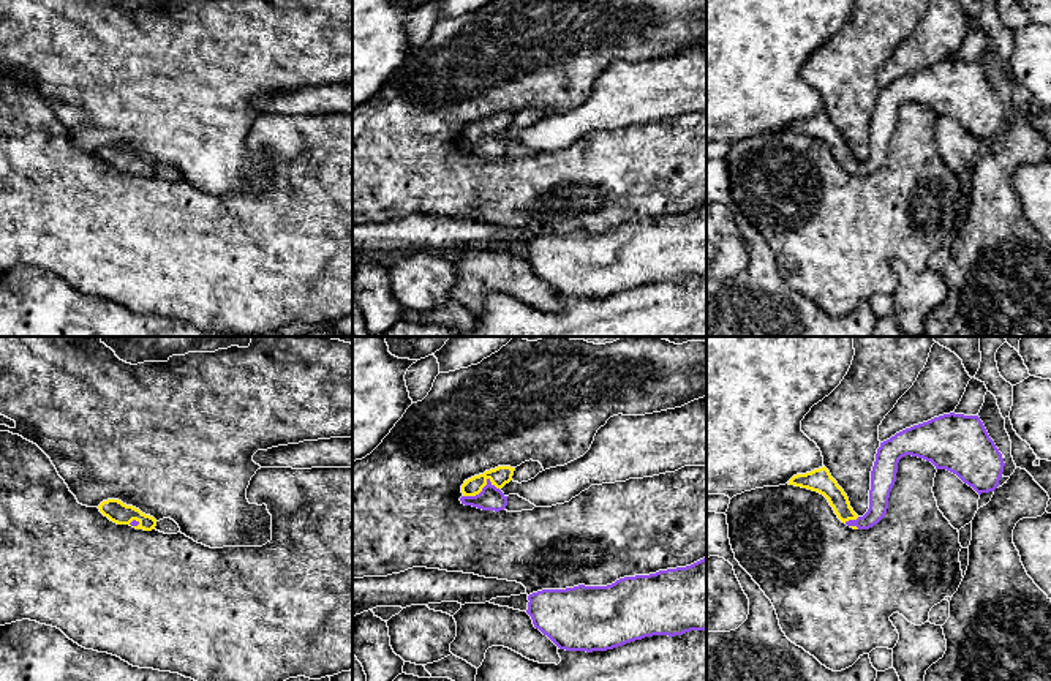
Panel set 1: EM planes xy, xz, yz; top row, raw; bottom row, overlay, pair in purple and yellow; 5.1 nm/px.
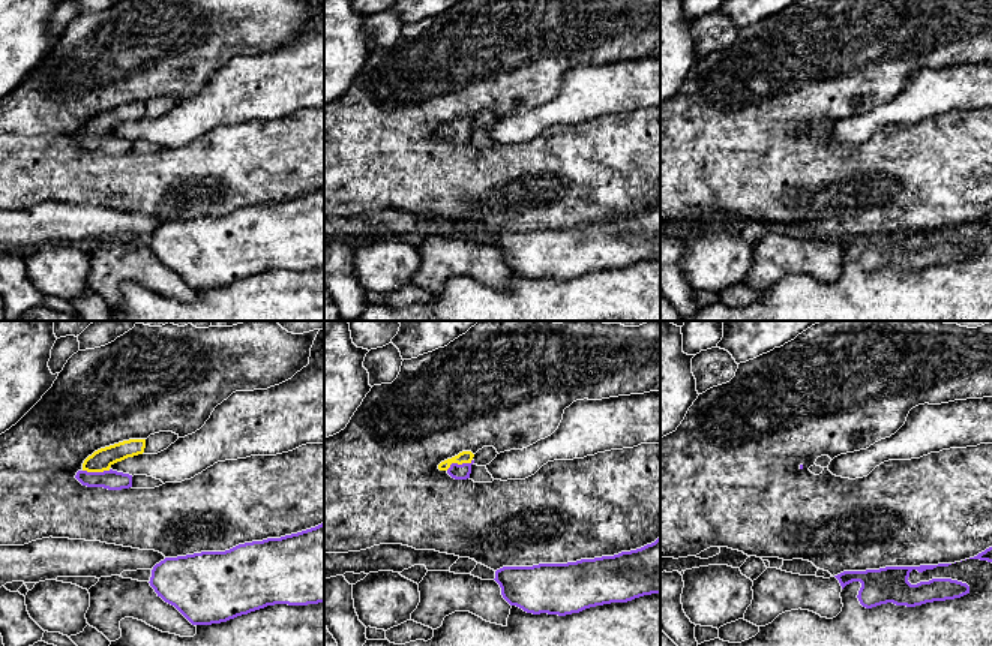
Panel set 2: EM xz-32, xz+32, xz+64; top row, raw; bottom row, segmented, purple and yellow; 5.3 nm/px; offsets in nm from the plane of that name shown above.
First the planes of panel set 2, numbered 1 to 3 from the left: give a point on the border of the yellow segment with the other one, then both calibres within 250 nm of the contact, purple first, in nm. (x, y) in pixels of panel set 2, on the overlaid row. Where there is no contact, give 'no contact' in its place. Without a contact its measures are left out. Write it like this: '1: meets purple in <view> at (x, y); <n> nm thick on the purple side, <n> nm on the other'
1: meets purple in xz-32 at (96, 472); 110 nm thick on the purple side, 120 nm on the other
2: meets purple in xz+32 at (456, 463); 80 nm thick on the purple side, 60 nm on the other
3: no contact

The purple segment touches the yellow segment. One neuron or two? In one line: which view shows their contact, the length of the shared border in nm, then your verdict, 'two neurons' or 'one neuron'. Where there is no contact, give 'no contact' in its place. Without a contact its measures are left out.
xz | 190 nm | one neuron

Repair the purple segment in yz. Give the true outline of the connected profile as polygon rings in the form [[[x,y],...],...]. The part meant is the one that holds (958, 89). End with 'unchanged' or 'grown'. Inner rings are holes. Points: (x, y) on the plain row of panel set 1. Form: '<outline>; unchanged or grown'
[[[944,60],[906,74],[880,88],[871,117],[869,155],[858,163],[849,144],[823,112],[797,120],[789,131],[823,141],[838,164],[853,175],[869,175],[887,160],[898,109],[912,101],[931,107],[936,115],[956,120],[978,141],[994,137],[1004,119],[1004,104],[978,62]]]; grown

